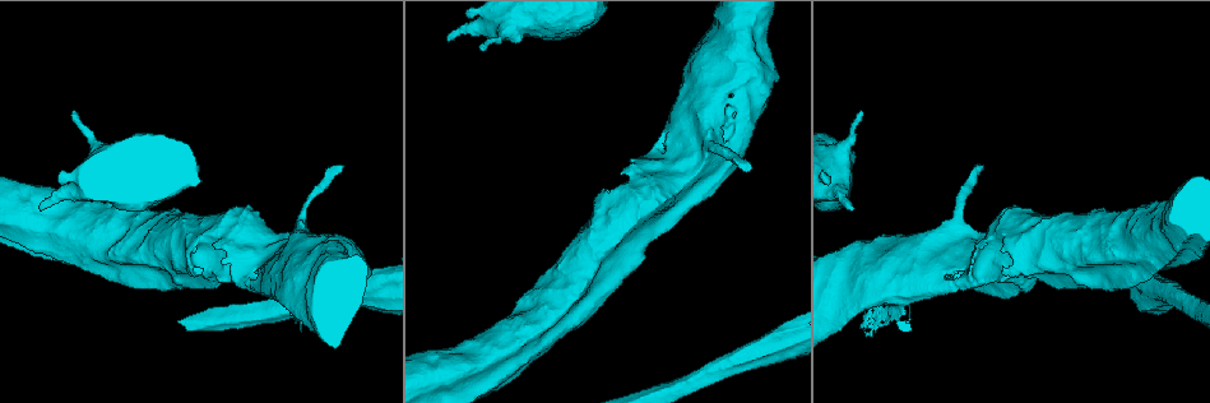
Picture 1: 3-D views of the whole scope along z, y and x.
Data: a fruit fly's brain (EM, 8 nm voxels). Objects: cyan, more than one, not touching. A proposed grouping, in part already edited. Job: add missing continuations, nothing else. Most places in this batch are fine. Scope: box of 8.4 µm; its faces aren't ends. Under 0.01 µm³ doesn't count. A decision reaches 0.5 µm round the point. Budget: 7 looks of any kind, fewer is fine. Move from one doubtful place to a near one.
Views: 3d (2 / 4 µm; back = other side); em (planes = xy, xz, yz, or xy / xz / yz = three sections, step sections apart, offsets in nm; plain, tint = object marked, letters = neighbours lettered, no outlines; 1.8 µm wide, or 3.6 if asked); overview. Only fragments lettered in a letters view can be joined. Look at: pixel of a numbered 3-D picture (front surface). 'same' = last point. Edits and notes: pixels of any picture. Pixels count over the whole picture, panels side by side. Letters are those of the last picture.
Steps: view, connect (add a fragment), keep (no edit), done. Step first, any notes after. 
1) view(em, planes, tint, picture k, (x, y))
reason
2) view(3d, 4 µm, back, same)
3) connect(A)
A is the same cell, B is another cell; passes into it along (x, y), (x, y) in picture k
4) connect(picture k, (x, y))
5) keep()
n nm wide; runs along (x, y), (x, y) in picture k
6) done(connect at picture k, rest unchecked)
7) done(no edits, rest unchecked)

view(3d, 2 µm, picture 1, (748, 171))
thin end

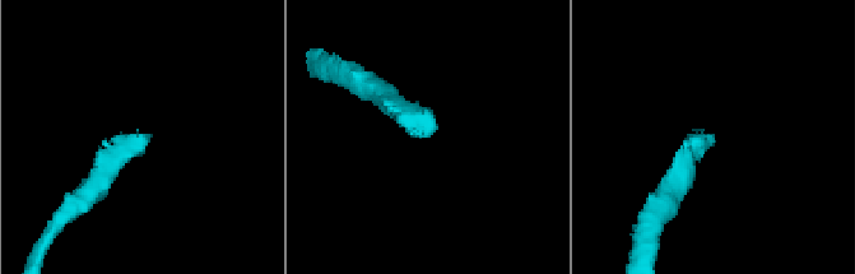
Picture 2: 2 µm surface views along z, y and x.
view(em, xz, step 8, tint, picture 2, (710, 135))

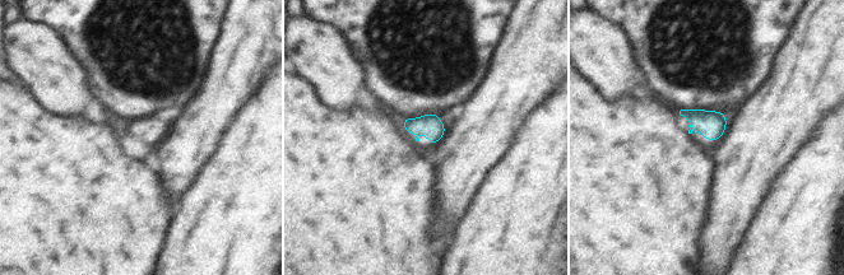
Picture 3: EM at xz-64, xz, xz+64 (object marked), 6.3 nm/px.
view(em, planes, letters, same)
cut it another way

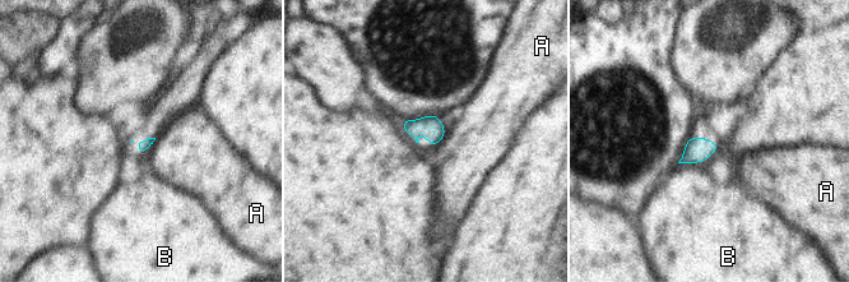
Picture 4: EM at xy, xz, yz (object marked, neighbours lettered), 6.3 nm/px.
keep()
A and B are other cells; border along (445, 129), (445, 134), (435, 144) in picture 4; none of them fits

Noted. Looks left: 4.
view(em, planes, letters, picture 1, (300, 328))
an open end

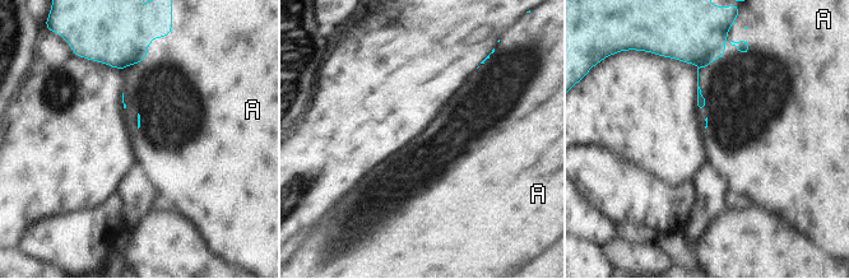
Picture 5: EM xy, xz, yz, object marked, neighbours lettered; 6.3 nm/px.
keep()
A is another cell; none of them fits

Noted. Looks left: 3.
view(em, planes, letters, picture 1, (450, 39))
free end

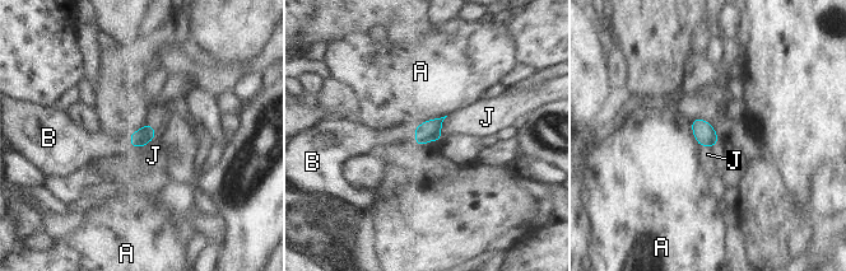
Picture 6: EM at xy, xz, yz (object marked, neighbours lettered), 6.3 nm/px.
connect(B)
B is the same cell, A and J are other cells; passes into it along (430, 130), (415, 135), (404, 135) in picture 6; it goes on there

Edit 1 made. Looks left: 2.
done(connect at picture 6, rest unchecked)

